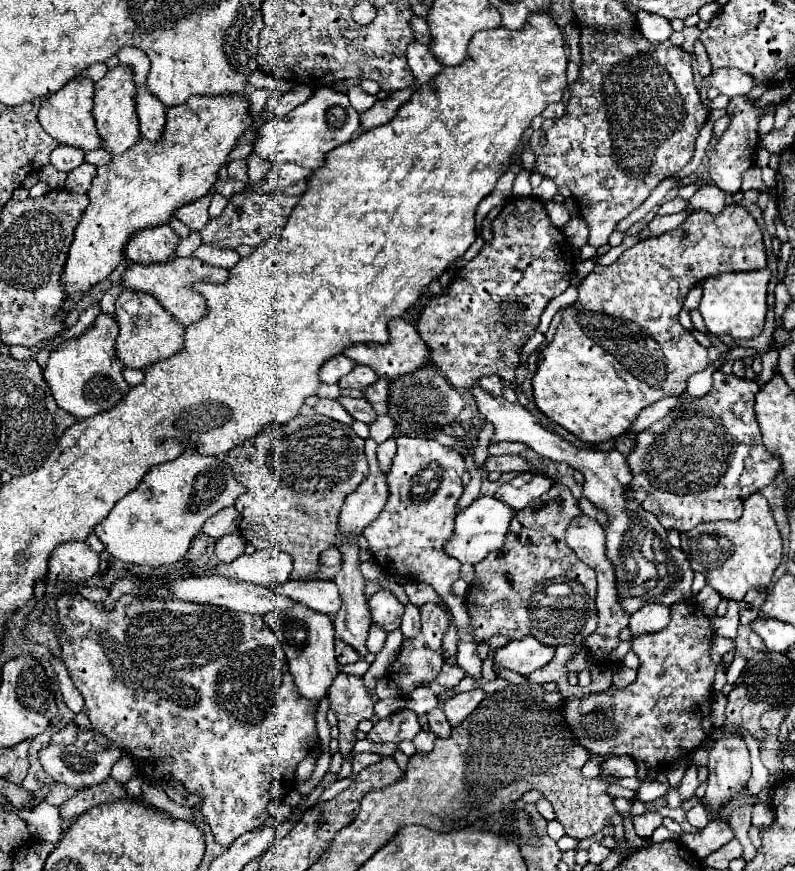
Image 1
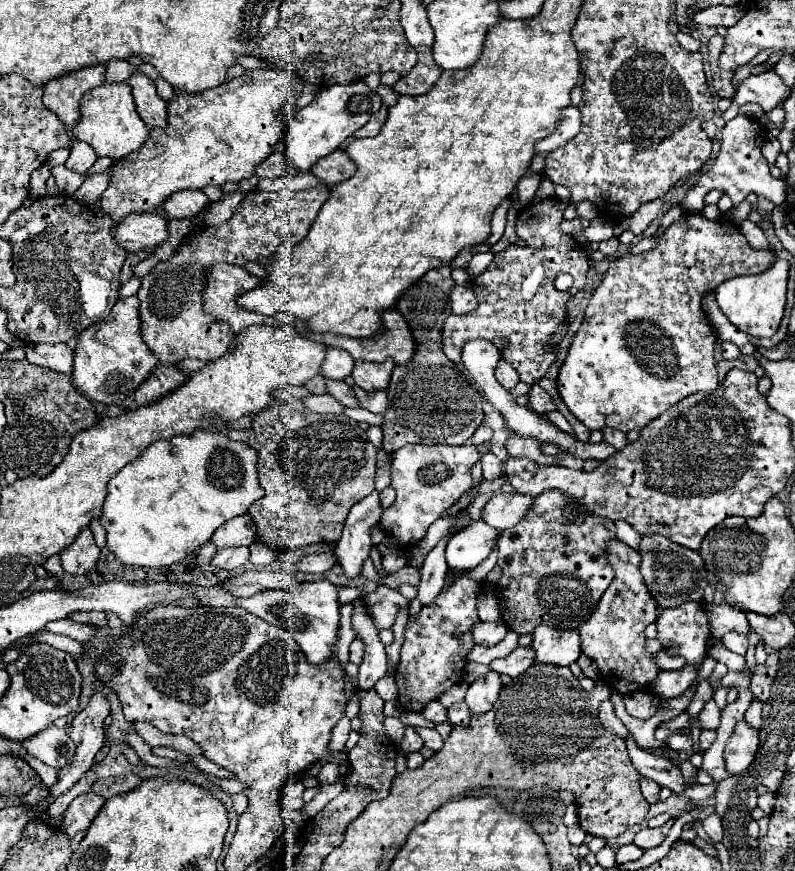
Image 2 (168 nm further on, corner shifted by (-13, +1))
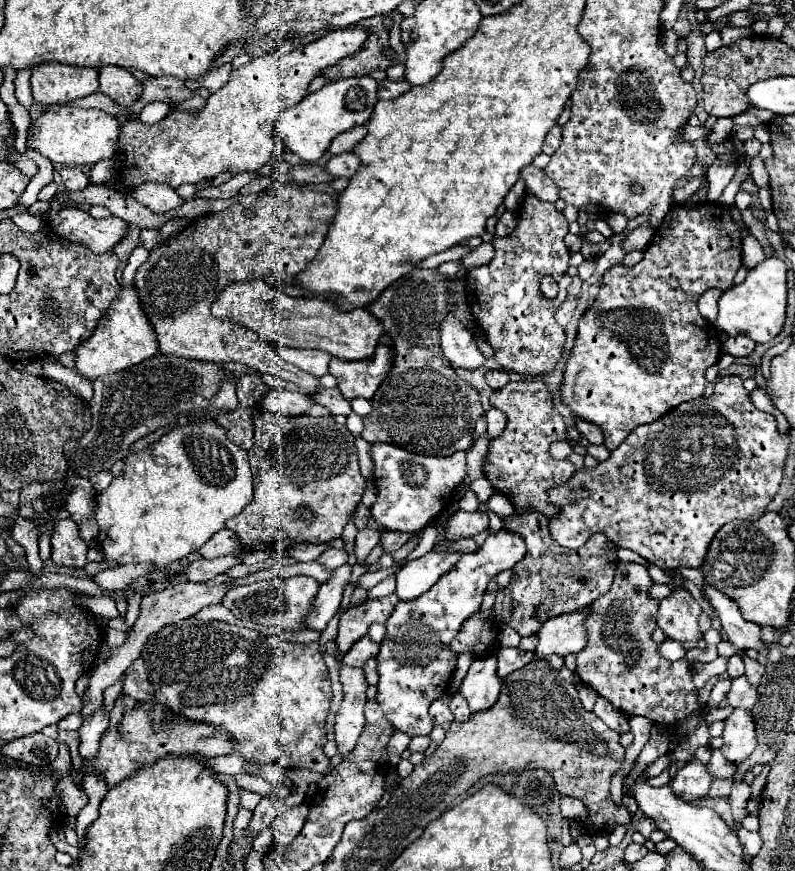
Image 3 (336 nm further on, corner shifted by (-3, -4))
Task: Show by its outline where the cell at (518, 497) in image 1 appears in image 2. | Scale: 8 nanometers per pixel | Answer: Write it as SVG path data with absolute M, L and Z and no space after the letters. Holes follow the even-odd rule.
M517 492L495 494L483 508L481 518L497 530L507 530L525 518L533 502L535 502L535 496L529 496L529 494L517 494Z

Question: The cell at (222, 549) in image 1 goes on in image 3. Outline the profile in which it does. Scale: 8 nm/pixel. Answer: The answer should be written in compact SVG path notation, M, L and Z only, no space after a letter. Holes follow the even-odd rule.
M231 555L217 557L217 559L199 559L199 561L193 561L187 565L185 575L193 583L203 583L203 581L209 581L209 579L225 573L235 563L237 563L237 557L231 557Z

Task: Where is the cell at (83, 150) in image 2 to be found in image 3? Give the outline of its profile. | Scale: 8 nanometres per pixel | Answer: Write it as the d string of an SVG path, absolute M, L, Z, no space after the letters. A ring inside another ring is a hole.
M79 167L61 169L59 175L61 175L61 179L63 179L63 183L65 183L65 187L67 187L69 191L81 191L81 189L85 189L85 187L89 185L87 175L85 175Z

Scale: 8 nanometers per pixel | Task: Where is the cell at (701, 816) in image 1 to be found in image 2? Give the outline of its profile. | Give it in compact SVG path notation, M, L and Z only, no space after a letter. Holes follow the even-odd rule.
M715 814L703 818L703 828L705 828L705 832L711 836L711 840L721 840L721 838L723 838L721 820L719 820Z

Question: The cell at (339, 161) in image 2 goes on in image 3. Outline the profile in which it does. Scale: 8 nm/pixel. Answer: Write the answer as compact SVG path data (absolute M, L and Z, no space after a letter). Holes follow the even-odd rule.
M341 153L341 155L335 155L329 159L329 163L325 165L327 171L335 177L353 177L355 171L359 169L361 161L357 159L355 153Z

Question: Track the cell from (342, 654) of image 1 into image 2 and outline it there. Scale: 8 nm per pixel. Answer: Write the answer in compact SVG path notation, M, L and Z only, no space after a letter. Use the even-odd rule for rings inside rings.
M355 638L353 640L353 644L351 644L351 648L349 648L349 660L353 662L353 664L361 664L361 660L363 660L363 642L359 640L359 638Z

